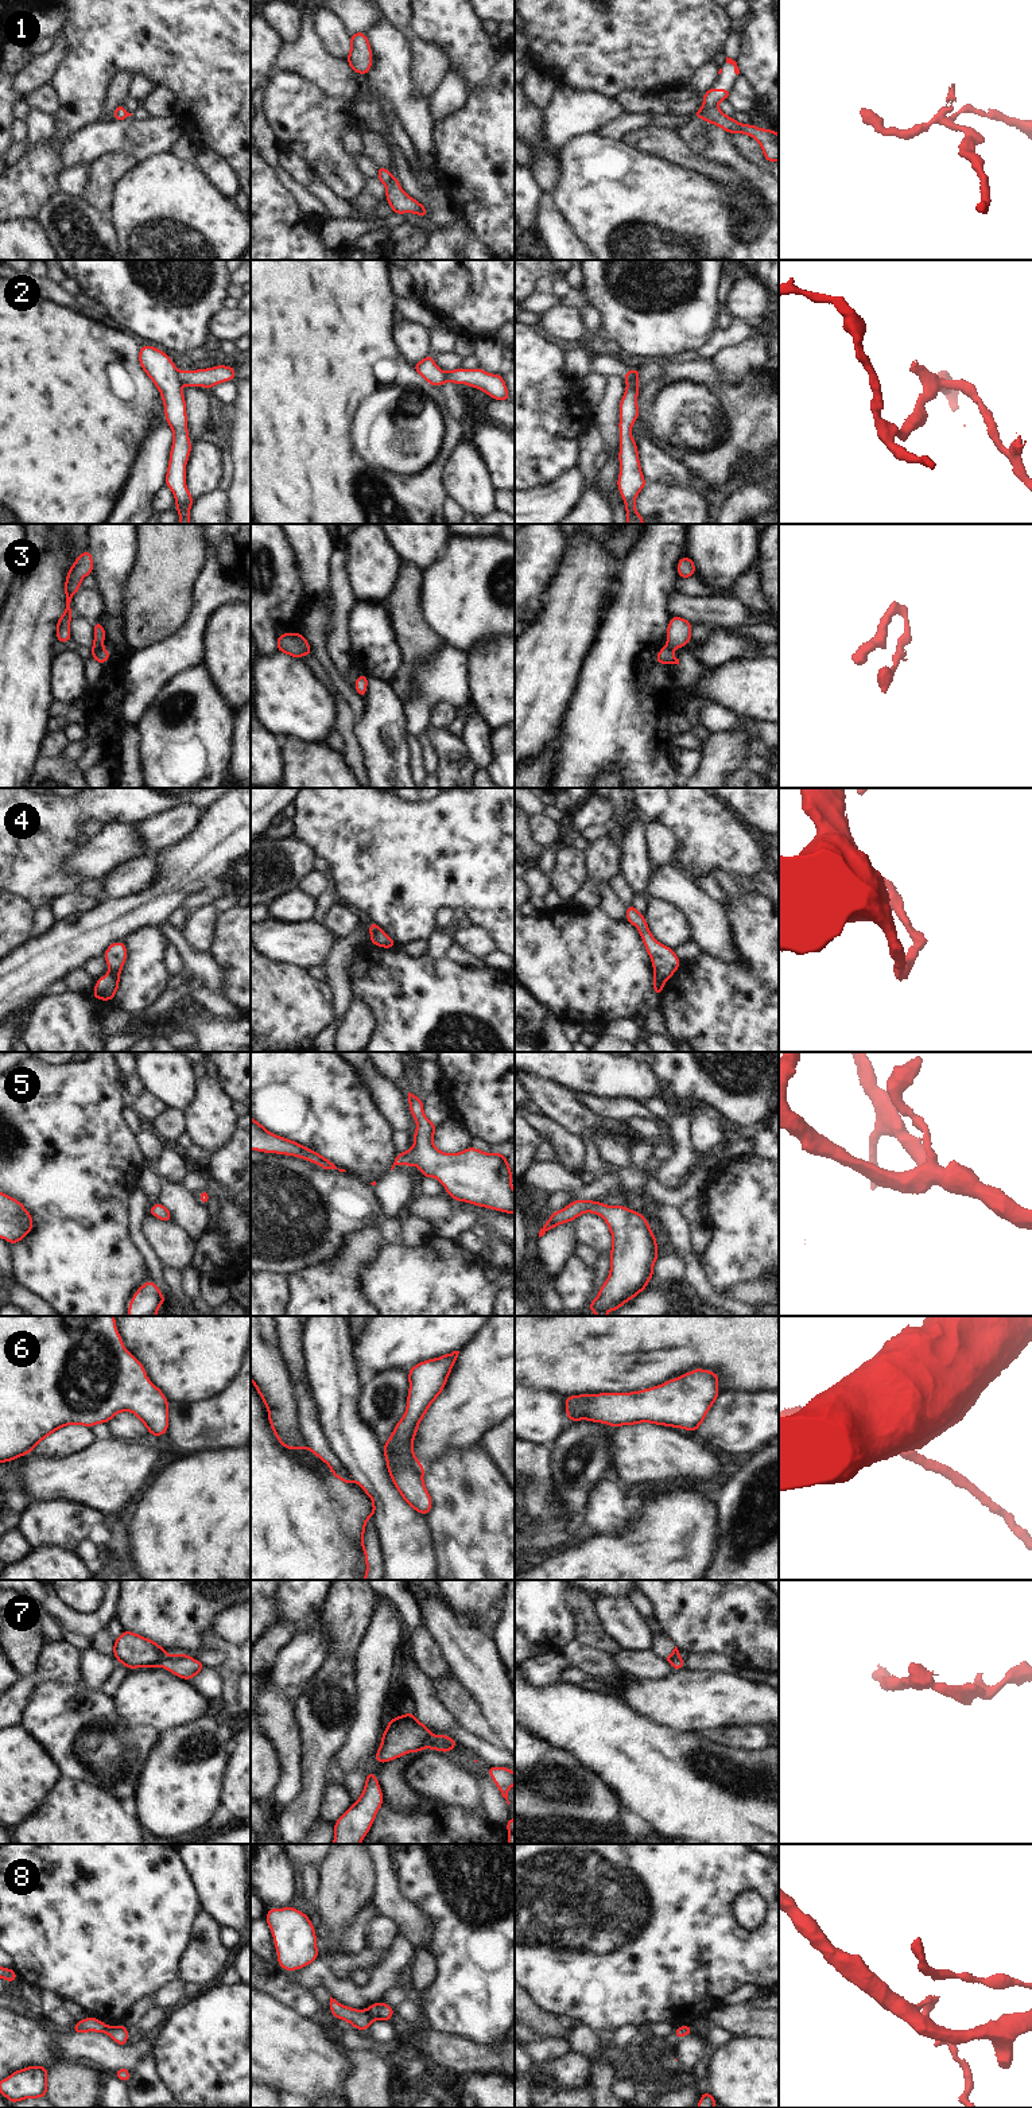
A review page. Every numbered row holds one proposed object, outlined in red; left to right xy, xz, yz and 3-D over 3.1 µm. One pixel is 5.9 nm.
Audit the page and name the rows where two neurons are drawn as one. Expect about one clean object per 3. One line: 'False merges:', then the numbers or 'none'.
False merges: 1, 2, 3, 4, 7, 8

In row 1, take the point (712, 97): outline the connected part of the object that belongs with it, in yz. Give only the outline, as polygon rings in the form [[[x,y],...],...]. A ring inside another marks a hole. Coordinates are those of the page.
[[[713,86],[702,96],[703,106],[692,113],[695,117],[709,108],[717,105],[721,100],[729,100],[732,89],[714,89]]]

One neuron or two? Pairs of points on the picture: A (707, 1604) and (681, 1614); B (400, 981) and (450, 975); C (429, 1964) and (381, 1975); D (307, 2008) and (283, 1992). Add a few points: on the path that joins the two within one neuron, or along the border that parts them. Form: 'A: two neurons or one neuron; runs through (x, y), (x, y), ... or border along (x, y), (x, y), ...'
A: one neuron; runs through (701, 1604), (690, 1604), (687, 1607)
B: one neuron; runs through (412, 981), (438, 981)
C: two neurons; border along (414, 1947), (411, 1957)
D: one neuron; runs through (302, 2003), (288, 1992)

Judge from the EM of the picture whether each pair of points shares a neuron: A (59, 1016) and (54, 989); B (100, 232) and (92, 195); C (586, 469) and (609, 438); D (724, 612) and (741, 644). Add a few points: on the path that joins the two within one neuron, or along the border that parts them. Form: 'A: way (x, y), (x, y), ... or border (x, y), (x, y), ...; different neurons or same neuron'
A: border (65, 992), (45, 997); different neurons
B: border (80, 195), (108, 220); different neurons
C: border (593, 423), (605, 450); different neurons
D: border (730, 628), (716, 628), (713, 631); different neurons

